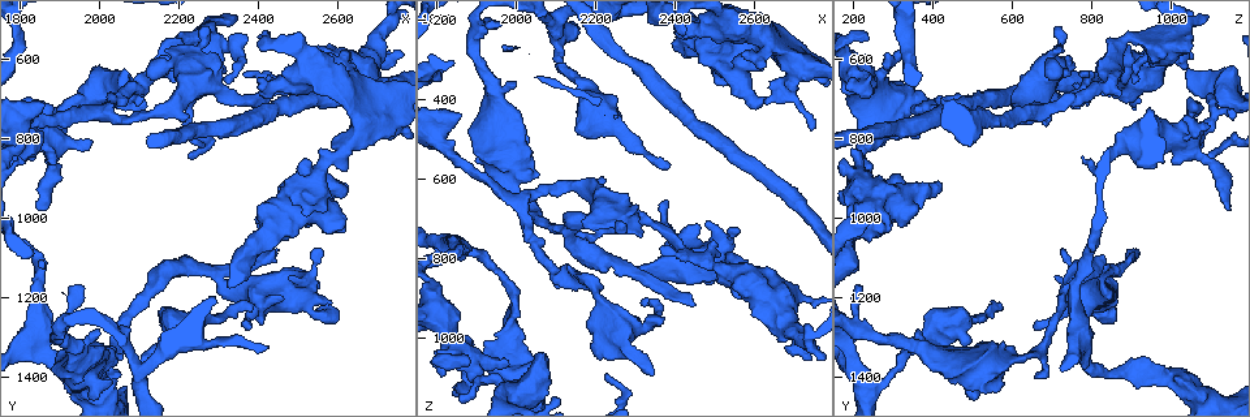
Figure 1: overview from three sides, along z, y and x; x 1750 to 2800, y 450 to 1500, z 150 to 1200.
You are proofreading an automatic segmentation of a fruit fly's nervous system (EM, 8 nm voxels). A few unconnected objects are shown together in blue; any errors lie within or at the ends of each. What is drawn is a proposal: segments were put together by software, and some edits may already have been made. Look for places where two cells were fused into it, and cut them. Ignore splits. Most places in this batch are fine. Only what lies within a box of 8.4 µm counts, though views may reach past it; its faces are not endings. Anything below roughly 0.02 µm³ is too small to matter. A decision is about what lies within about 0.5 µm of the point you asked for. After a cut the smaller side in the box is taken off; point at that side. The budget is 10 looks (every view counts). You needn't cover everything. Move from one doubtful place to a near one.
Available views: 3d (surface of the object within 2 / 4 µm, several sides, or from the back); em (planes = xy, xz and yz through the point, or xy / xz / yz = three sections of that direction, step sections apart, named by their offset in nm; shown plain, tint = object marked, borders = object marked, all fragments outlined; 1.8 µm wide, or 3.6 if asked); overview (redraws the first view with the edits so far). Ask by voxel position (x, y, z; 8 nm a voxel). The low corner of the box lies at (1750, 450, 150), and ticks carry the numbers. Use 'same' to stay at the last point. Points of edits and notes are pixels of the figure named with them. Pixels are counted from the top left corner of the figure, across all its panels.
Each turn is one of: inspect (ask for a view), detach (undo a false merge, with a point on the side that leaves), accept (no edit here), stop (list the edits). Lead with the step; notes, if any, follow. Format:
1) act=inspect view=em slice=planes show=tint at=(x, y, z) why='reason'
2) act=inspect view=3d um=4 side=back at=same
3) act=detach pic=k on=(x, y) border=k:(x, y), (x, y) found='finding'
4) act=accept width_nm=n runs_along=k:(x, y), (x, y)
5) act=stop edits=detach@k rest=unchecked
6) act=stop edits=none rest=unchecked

act=inspect view=em um=3.6 slice=planes show=plain at=(2705, 595, 995) why='sudden change in width'

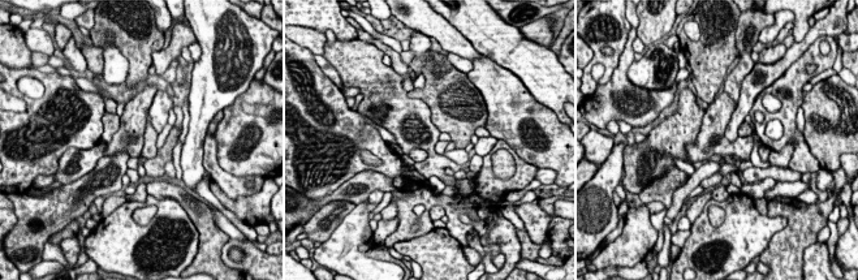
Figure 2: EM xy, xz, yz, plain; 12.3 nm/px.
act=inspect view=em um=3.6 slice=planes show=tint at=same

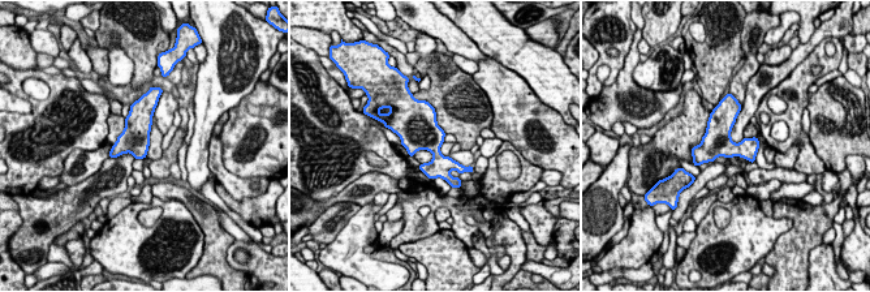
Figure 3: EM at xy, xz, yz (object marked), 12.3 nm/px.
act=accept width_nm=360 found='all the same cell'

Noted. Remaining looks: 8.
act=inspect view=em slice=xz step=8 show=tint at=(1870, 795, 1035) why='abrupt turn'

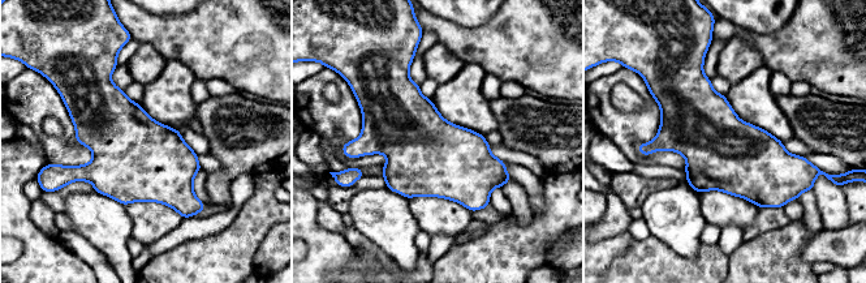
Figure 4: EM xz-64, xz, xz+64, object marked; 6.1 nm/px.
act=inspect view=em slice=planes show=tint at=same why='another direction'

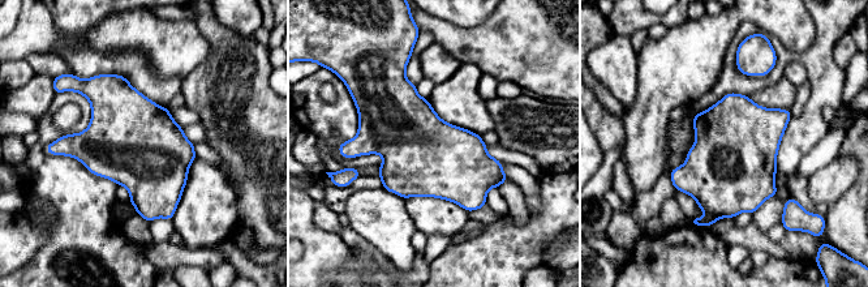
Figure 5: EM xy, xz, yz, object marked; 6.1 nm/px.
act=accept found='all the same cell'

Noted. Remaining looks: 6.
act=inspect view=em slice=planes show=borders at=(1830, 735, 525) why='two arms in line, one across'

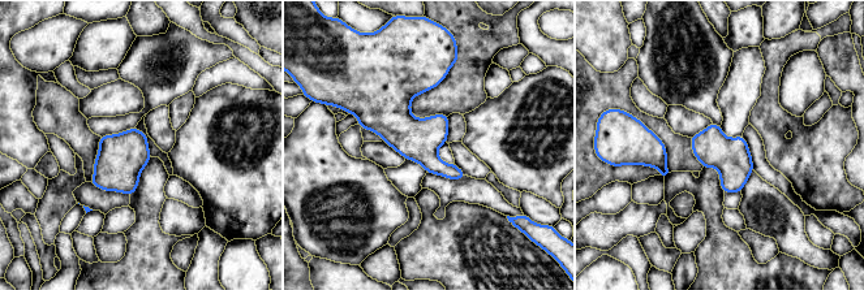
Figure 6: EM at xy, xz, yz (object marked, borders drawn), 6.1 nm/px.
act=accept found='one cell here'

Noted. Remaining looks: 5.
act=inspect view=em slice=xy step=8 show=tint at=(2555, 940, 365) why='calibre changes'

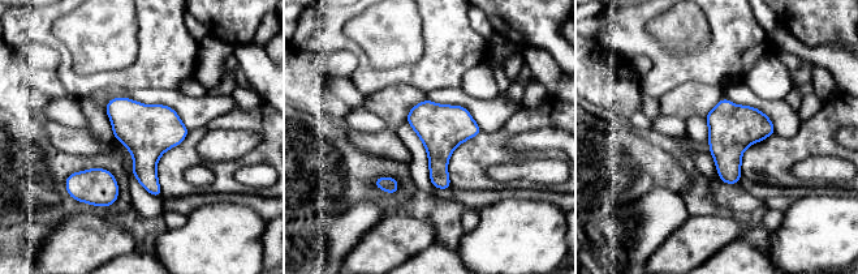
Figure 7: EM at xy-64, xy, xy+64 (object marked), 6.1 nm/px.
act=inspect view=em slice=planes show=tint at=same why='cut it another way'

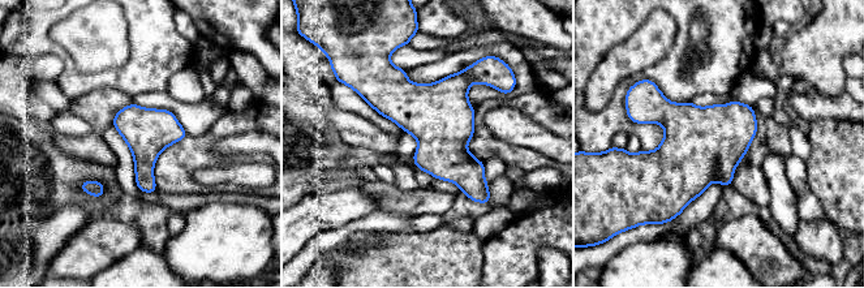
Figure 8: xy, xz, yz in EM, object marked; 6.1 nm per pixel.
act=accept found='all the same cell'

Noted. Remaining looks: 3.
act=stop edits=none rest=unchecked

